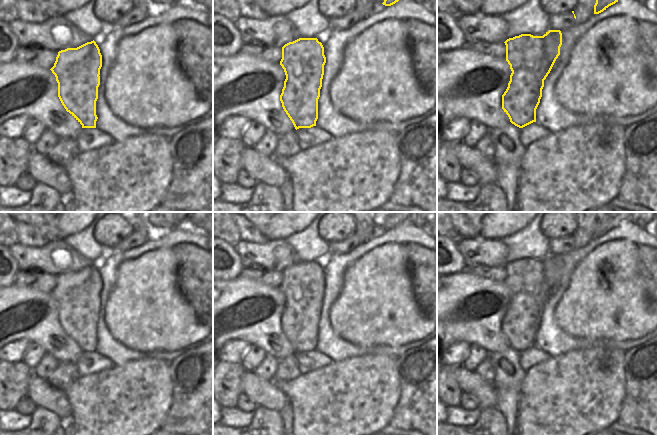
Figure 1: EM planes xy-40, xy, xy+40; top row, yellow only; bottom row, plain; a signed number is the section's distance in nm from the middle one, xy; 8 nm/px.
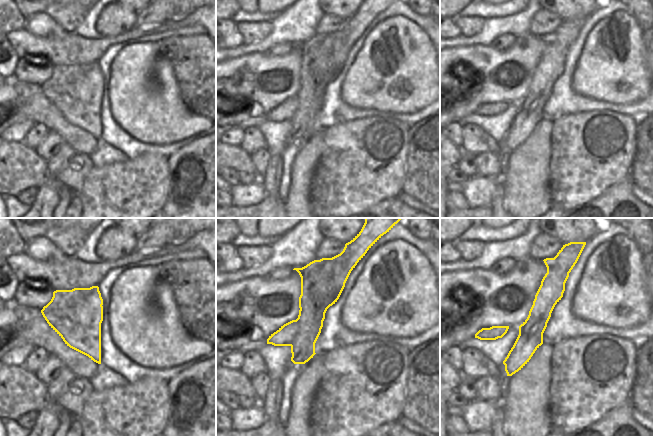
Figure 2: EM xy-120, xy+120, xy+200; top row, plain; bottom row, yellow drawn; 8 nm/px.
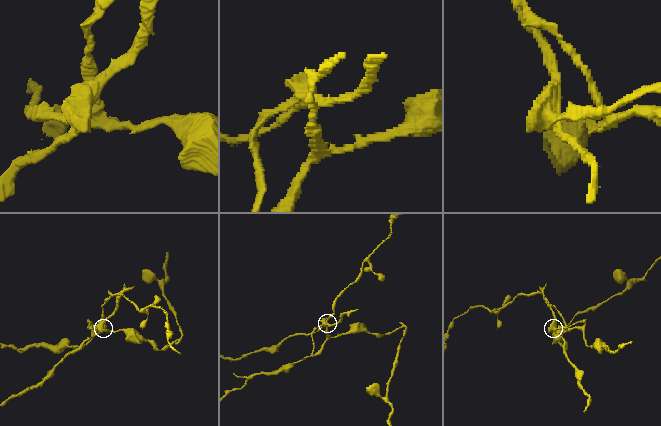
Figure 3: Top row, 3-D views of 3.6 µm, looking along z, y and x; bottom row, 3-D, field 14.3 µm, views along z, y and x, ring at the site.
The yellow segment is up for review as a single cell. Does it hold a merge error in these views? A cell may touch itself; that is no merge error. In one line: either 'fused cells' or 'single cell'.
fused cells

